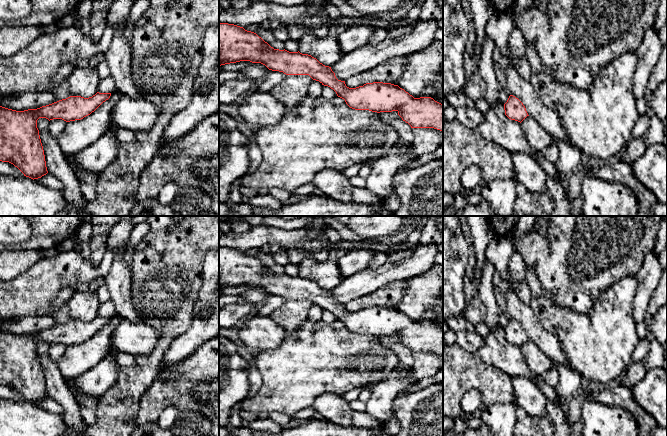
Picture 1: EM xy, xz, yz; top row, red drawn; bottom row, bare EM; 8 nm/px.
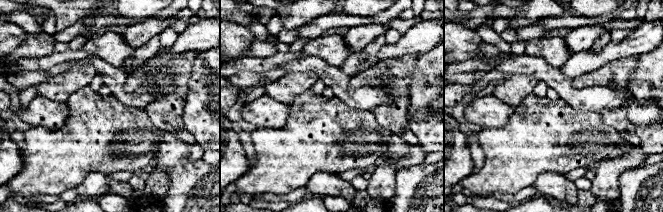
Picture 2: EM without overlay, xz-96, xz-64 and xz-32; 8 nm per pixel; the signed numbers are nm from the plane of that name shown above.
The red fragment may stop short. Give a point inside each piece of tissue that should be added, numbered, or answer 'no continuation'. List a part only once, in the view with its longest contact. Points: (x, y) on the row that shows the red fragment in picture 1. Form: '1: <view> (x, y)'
no continuation

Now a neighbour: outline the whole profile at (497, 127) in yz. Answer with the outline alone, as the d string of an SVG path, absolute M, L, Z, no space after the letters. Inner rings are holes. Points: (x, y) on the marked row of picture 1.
M499 102L489 107L478 129L481 136L510 153L519 152L535 159L536 150L525 138L520 122L511 120L505 115L503 103Z

